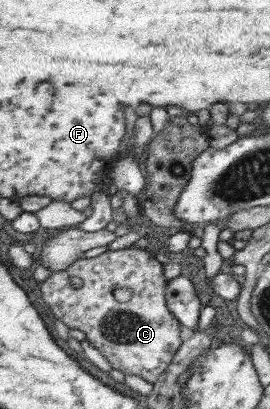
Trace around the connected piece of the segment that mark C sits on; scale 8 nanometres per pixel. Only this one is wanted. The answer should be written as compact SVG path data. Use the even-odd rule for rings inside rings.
M130 246L127 249L105 251L92 258L80 258L64 271L52 272L40 284L41 294L55 318L61 320L70 329L78 329L107 359L111 368L125 374L134 374L154 385L159 381L167 366L175 361L182 348L182 325L170 310L166 298L169 280L164 276L164 264L156 260L155 255L147 249ZM118 288L130 288L131 299L118 302L114 292Z

